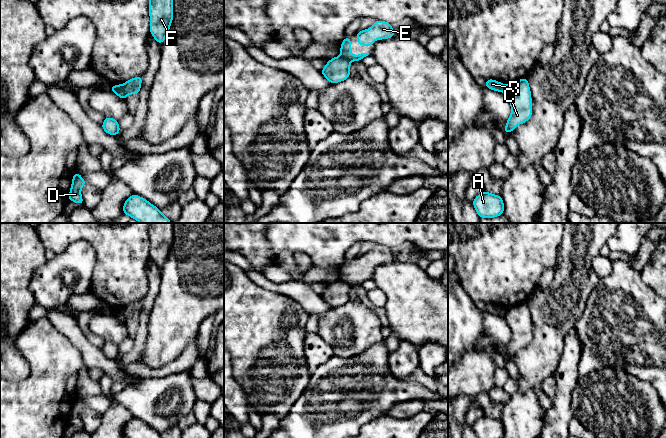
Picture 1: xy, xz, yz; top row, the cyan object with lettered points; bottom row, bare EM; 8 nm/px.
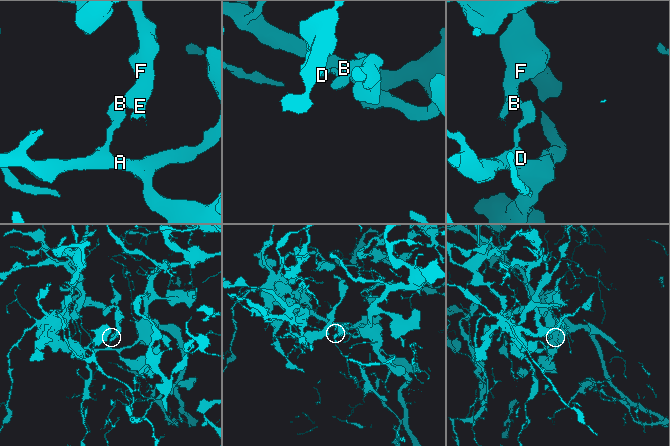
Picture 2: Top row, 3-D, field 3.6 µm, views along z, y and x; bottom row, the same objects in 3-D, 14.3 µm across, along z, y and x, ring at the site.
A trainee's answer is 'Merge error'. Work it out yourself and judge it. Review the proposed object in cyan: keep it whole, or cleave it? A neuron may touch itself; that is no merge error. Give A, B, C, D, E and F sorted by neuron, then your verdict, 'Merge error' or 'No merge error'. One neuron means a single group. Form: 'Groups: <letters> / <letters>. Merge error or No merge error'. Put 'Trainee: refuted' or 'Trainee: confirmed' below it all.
Groups: A C D / B E F. Merge error
Trainee: confirmed

